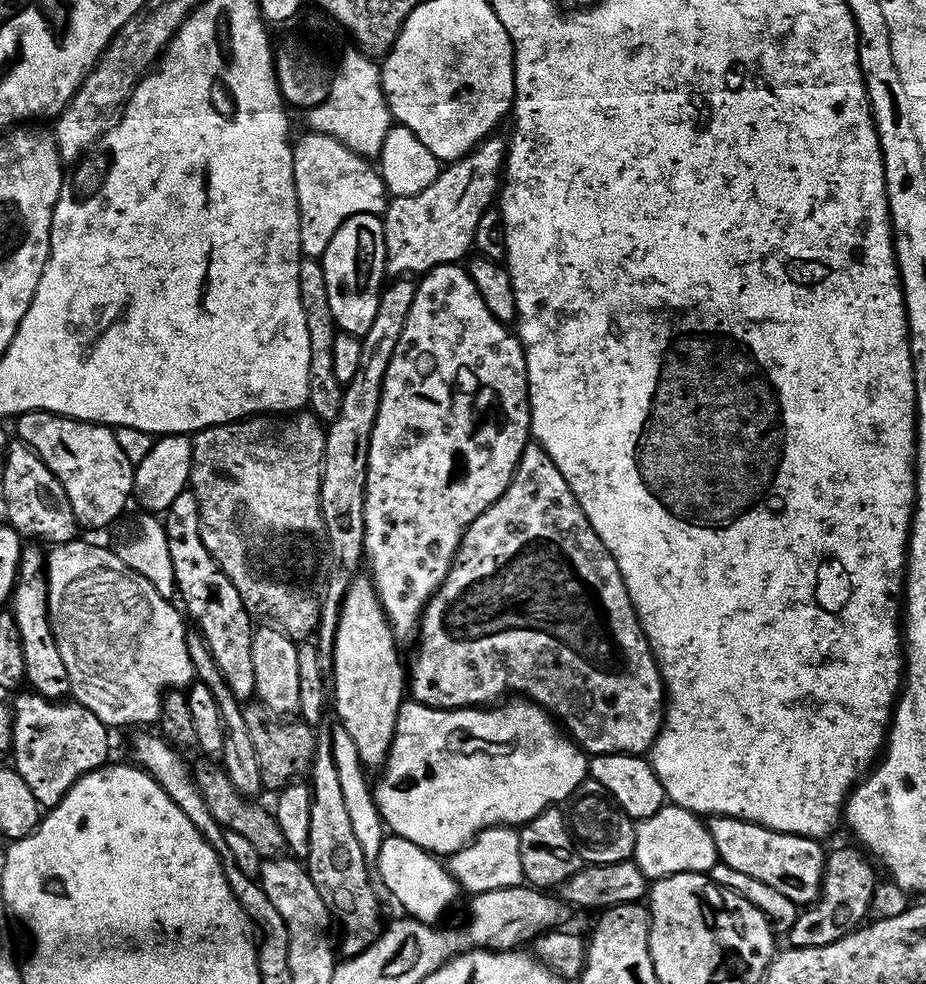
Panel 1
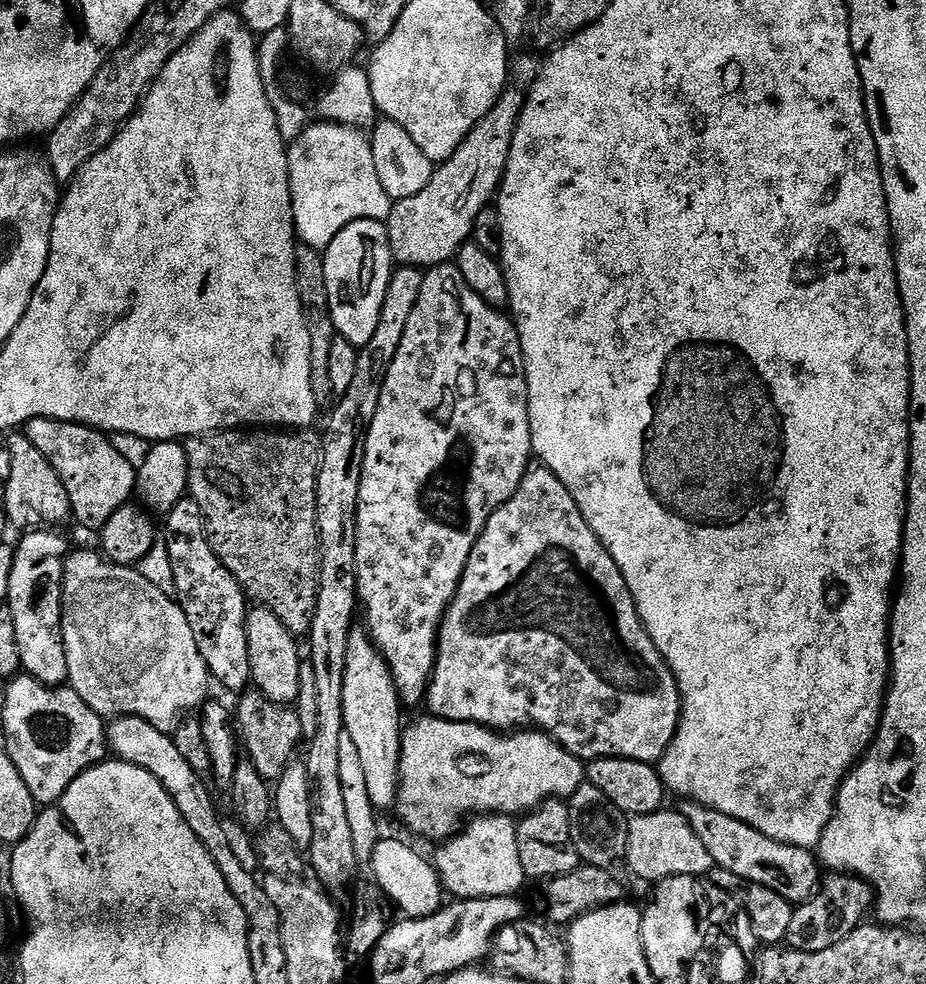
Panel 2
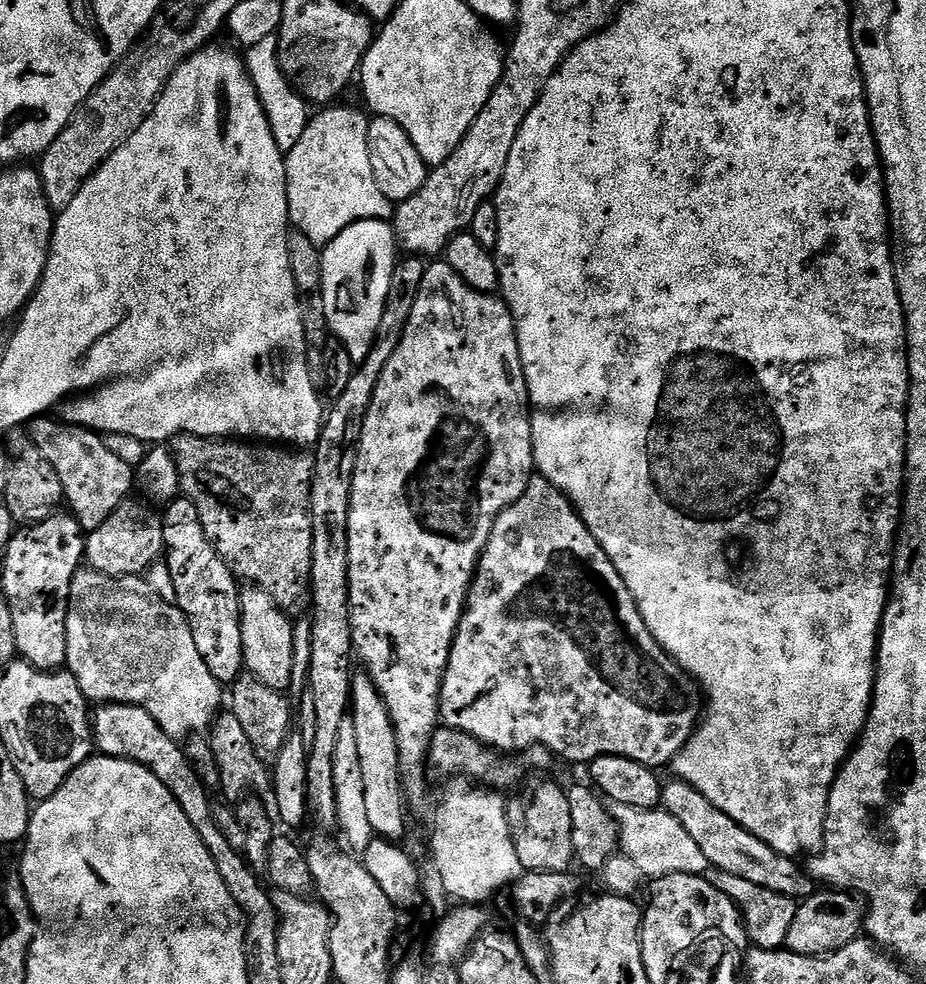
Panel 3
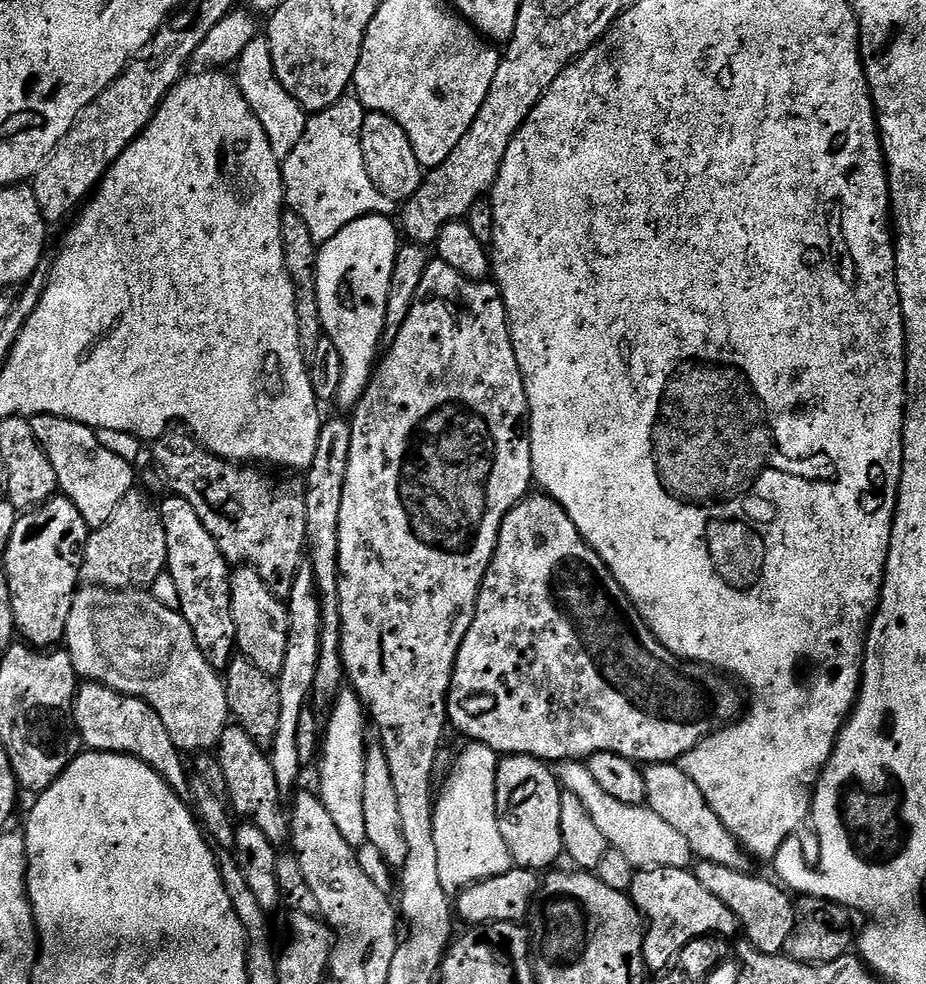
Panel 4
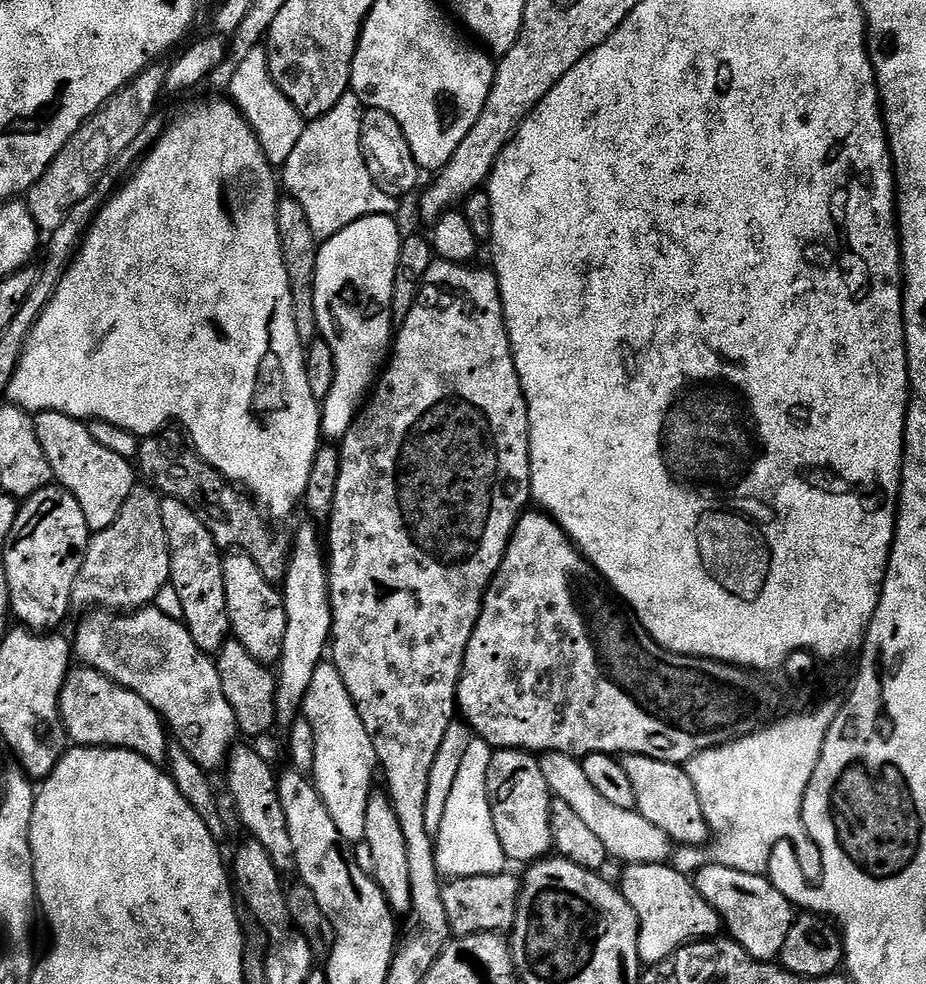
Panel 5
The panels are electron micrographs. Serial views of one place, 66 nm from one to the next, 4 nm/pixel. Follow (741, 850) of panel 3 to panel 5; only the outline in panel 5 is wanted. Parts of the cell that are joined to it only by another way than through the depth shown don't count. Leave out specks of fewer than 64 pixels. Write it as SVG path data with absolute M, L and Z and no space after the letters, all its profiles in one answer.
M624 756L622 763L634 785L635 811L640 812L646 822L654 822L654 826L658 826L658 830L665 832L677 845L704 846L709 843L710 833L698 790L681 765L667 764L649 756Z

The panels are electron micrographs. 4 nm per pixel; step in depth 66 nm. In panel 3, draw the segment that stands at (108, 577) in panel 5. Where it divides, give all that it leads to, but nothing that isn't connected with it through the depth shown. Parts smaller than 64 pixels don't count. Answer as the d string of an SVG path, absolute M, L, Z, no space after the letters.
M129 498L122 501L118 510L114 510L114 514L110 514L98 530L87 533L84 546L87 567L107 576L143 577L163 557L164 522L161 513L136 500Z

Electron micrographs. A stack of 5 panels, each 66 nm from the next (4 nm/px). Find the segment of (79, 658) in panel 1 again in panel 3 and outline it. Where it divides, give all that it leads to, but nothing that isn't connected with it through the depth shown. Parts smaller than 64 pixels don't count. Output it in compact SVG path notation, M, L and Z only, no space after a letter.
M81 567L70 586L66 654L67 671L74 674L85 700L97 705L138 706L177 742L193 734L207 733L221 711L222 686L214 674L206 670L206 662L202 662L202 654L198 654L198 646L194 646L194 634L190 634L186 618L175 604L162 599L147 579L139 576L107 576L93 568Z

